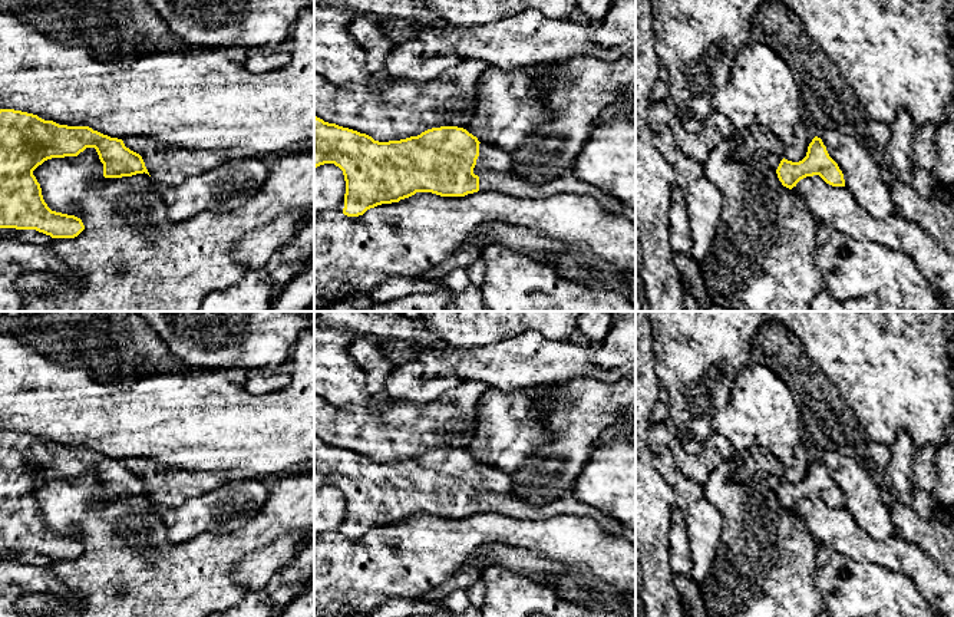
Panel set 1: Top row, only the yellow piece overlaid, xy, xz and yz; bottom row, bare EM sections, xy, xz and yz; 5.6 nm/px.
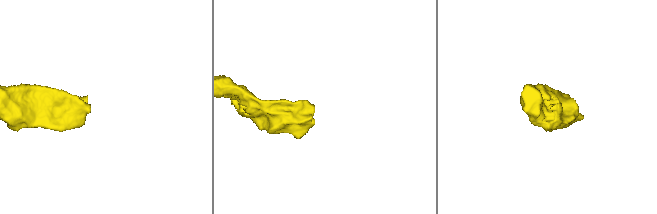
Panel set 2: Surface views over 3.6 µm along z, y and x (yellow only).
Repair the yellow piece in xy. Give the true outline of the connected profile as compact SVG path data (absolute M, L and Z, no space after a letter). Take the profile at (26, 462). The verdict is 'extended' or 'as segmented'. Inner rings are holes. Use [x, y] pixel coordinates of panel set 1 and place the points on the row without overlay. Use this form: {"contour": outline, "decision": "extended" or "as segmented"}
{"contour": "M0 430L0 550L36 551L52 560L77 558L85 551L82 541L75 537L52 532L43 521L40 505L33 496L33 492L47 481L77 478L86 469L96 471L99 481L103 485L105 499L132 498L143 494L149 496L142 478L126 469L122 461L110 459L89 448L59 446L33 435Z", "decision": "as segmented"}

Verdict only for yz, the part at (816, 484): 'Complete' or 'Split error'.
Complete

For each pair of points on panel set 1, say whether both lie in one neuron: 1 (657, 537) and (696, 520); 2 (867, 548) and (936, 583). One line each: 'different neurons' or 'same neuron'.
1: different neurons
2: same neuron

